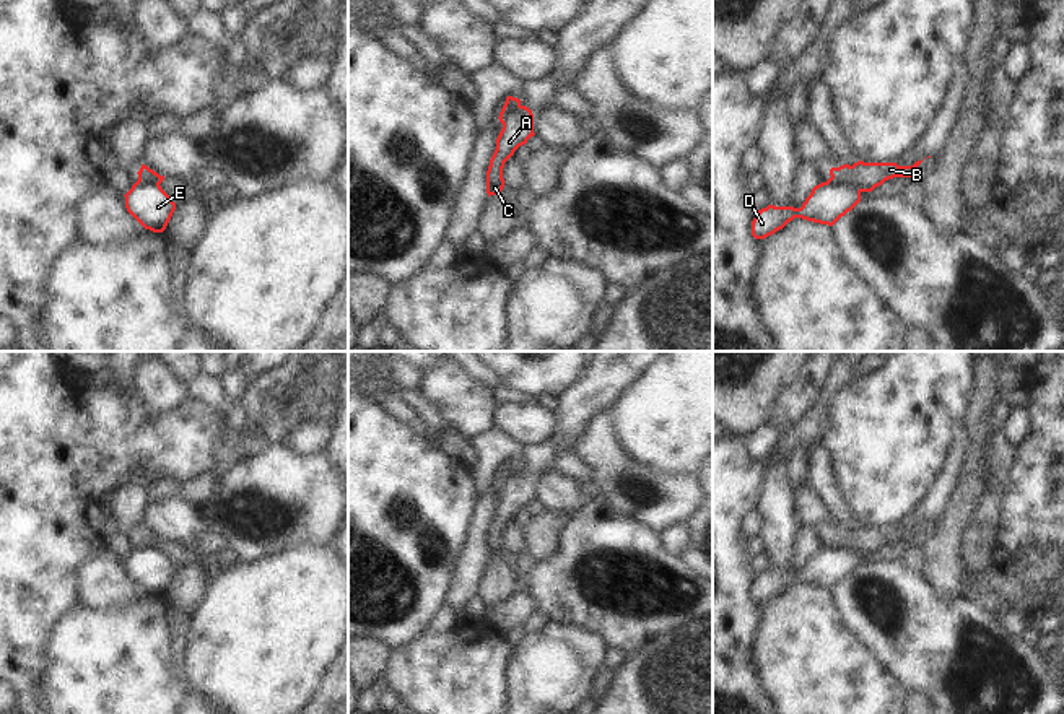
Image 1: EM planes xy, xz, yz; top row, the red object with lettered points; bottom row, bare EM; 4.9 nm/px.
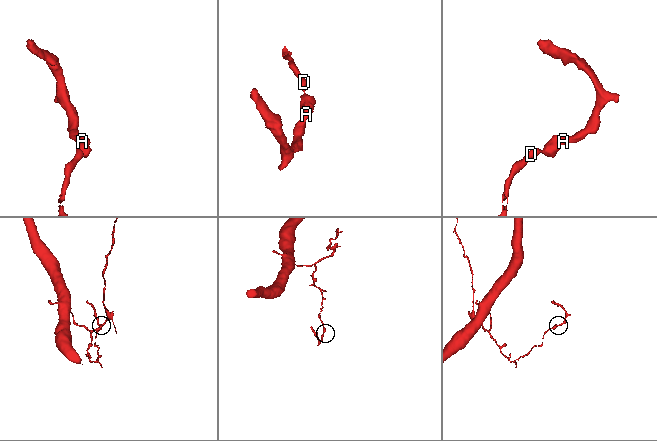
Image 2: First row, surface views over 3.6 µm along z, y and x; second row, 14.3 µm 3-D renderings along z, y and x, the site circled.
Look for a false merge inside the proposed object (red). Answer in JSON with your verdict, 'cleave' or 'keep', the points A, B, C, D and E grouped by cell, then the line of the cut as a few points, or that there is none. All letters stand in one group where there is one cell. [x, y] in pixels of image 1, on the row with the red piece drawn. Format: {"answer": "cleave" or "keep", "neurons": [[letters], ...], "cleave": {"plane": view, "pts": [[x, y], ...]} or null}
{"answer": "cleave", "neurons": [["A", "B", "C"], ["D", "E"]], "cleave": {"plane": "yz", "pts": [[830, 178], [850, 184], [859, 192]]}}

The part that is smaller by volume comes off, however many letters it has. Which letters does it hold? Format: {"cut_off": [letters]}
{"cut_off": ["A", "B", "C"]}

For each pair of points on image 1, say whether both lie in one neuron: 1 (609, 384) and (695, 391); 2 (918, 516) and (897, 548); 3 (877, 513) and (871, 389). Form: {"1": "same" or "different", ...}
{"1": "different", "2": "different", "3": "same"}

